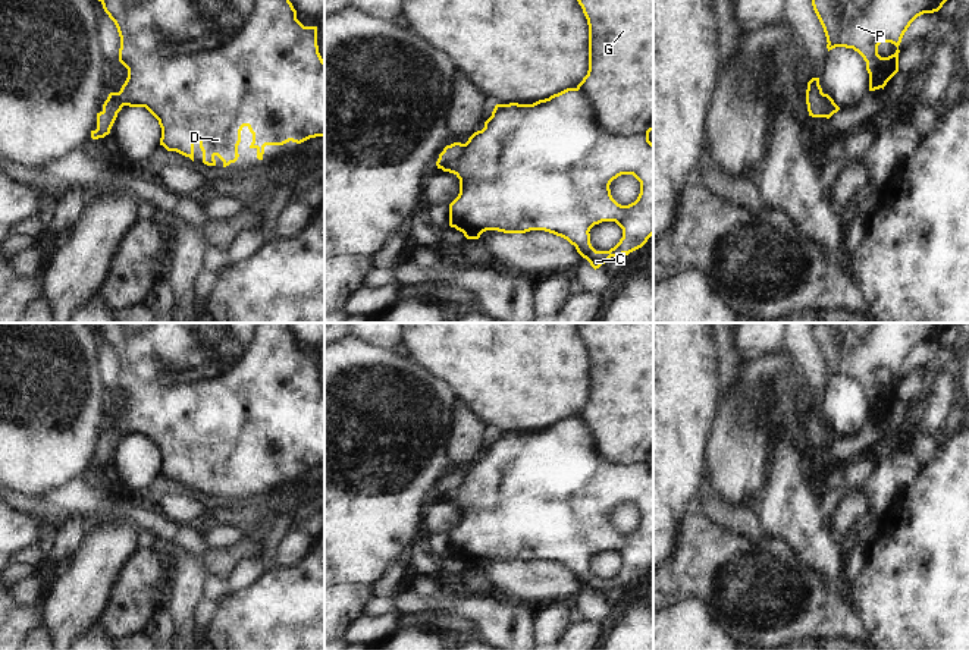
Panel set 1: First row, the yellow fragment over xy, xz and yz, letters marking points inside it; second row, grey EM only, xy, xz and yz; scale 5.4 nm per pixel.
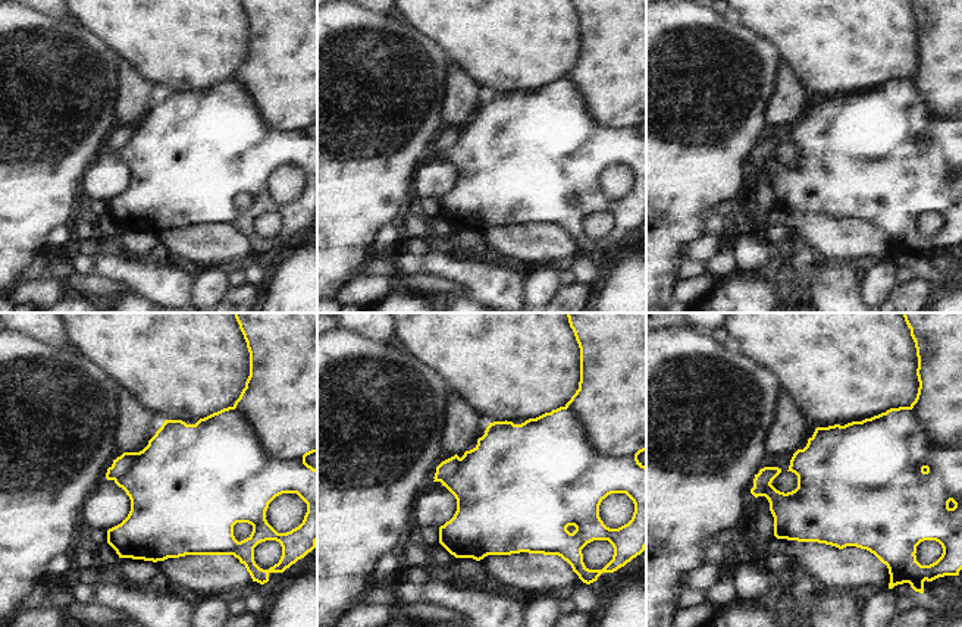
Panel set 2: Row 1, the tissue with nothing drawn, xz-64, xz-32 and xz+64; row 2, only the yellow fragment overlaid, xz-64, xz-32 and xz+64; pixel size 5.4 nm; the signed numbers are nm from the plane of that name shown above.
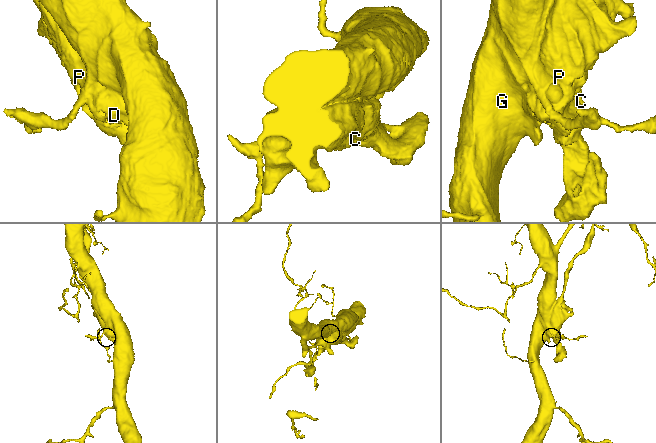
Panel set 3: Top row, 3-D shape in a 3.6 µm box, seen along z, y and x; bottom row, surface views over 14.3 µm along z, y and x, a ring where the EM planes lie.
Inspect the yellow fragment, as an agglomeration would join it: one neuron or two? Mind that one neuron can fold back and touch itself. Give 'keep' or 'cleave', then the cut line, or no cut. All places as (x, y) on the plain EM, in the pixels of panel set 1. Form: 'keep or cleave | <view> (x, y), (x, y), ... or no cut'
cleave | xz (577, 415), (608, 459), (623, 464), (648, 462)

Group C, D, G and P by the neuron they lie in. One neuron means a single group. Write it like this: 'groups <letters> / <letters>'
groups C D P / G

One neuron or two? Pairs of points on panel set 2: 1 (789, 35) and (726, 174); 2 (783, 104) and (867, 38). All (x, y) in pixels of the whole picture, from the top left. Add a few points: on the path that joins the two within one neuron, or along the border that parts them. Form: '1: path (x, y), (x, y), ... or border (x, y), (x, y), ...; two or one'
1: border (751, 30), (764, 37), (777, 52); two
2: border (783, 63), (799, 78); two

